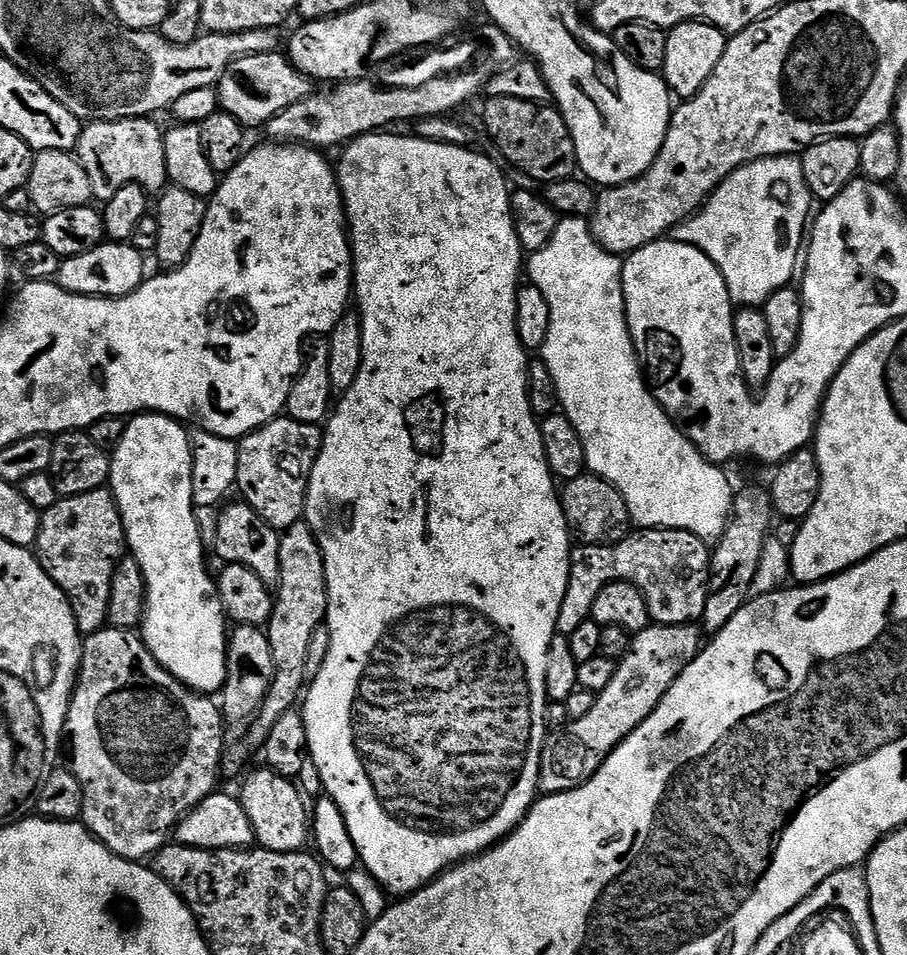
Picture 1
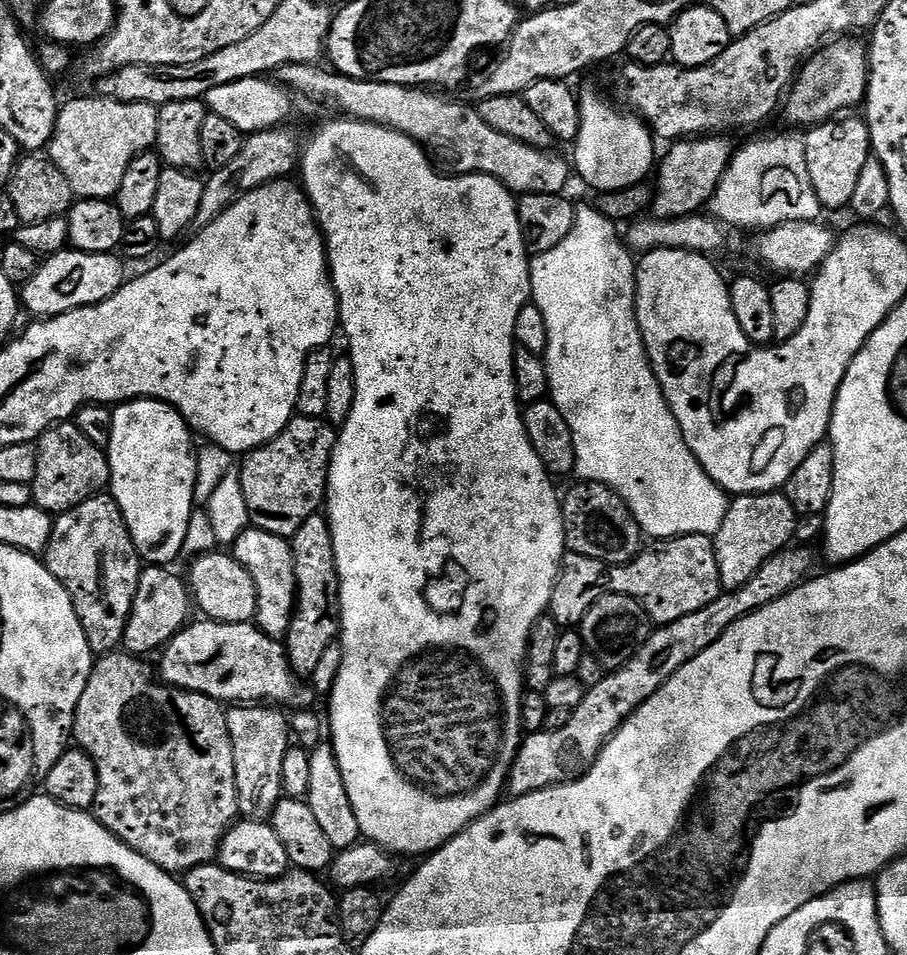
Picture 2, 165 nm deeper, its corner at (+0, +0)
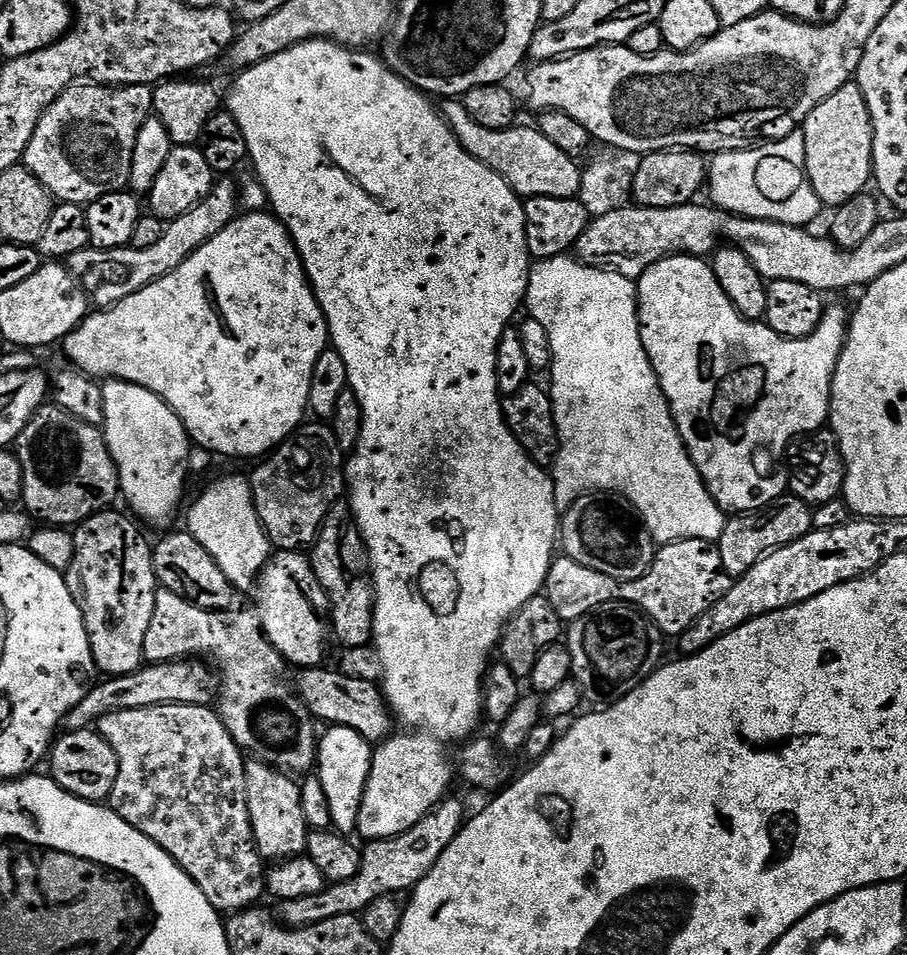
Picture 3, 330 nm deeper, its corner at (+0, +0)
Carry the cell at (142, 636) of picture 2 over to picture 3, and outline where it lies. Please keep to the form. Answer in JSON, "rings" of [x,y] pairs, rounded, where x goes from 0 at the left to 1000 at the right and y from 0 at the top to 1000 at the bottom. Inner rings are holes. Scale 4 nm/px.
{"rings":[[[176,616],[170,626],[170,643],[165,647],[165,657],[161,659],[159,690],[163,695],[186,695],[190,691],[208,689],[224,689],[240,705],[241,715],[243,712],[247,715],[247,721],[244,725],[241,721],[240,725],[243,755],[249,760],[249,764],[254,764],[258,777],[275,793],[326,815],[343,809],[350,803],[350,755],[344,745],[335,738],[323,713],[322,716],[318,713],[320,696],[293,668],[286,640],[278,638],[277,641],[273,637],[261,635],[249,641],[229,641],[226,637],[205,630],[205,626],[196,626],[196,622]]]}

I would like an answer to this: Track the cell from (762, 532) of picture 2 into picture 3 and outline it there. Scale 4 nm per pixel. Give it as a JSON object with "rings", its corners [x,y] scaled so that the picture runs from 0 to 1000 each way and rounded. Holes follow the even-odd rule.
{"rings":[[[865,517],[836,536],[821,536],[799,543],[792,573],[796,580],[796,593],[803,602],[810,605],[822,601],[822,597],[842,582],[896,556],[895,534],[895,529],[884,526],[884,521]]]}

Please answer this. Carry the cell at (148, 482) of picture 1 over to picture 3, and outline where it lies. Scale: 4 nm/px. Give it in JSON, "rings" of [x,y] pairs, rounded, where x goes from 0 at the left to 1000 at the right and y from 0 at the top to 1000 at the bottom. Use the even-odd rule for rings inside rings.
{"rings":[[[120,397],[115,402],[115,420],[117,434],[112,451],[132,497],[136,523],[141,523],[142,530],[147,532],[144,535],[155,546],[164,545],[168,549],[181,549],[197,534],[198,523],[203,519],[203,506],[209,502],[207,491],[209,458],[203,443],[182,419],[174,417],[174,413],[138,398]]]}

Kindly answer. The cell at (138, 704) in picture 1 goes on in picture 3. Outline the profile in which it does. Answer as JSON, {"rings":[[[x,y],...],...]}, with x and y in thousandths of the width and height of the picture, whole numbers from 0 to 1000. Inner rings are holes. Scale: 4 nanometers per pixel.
{"rings":[[[175,737],[164,741],[152,743],[135,743],[122,746],[111,752],[108,759],[110,770],[126,781],[126,790],[130,790],[130,819],[126,819],[126,827],[121,835],[123,849],[130,851],[148,869],[161,873],[161,877],[170,881],[175,888],[183,890],[187,898],[212,923],[227,936],[227,940],[236,948],[239,955],[244,957],[259,957],[288,946],[287,941],[293,938],[293,902],[287,897],[287,891],[280,877],[280,869],[276,861],[276,844],[271,838],[271,799],[270,788],[258,777],[254,764],[243,755],[241,745],[223,737]]]}

